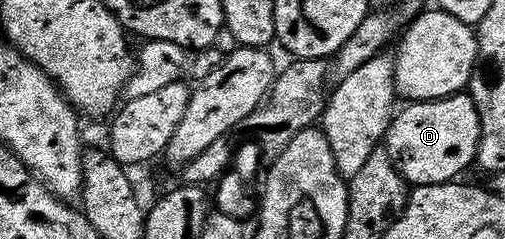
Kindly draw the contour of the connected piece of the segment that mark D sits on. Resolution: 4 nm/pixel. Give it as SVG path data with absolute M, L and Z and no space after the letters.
M469 95L446 97L444 101L419 101L406 106L402 113L400 110L394 116L389 126L387 152L410 186L444 185L457 179L469 164L476 162L480 117Z

